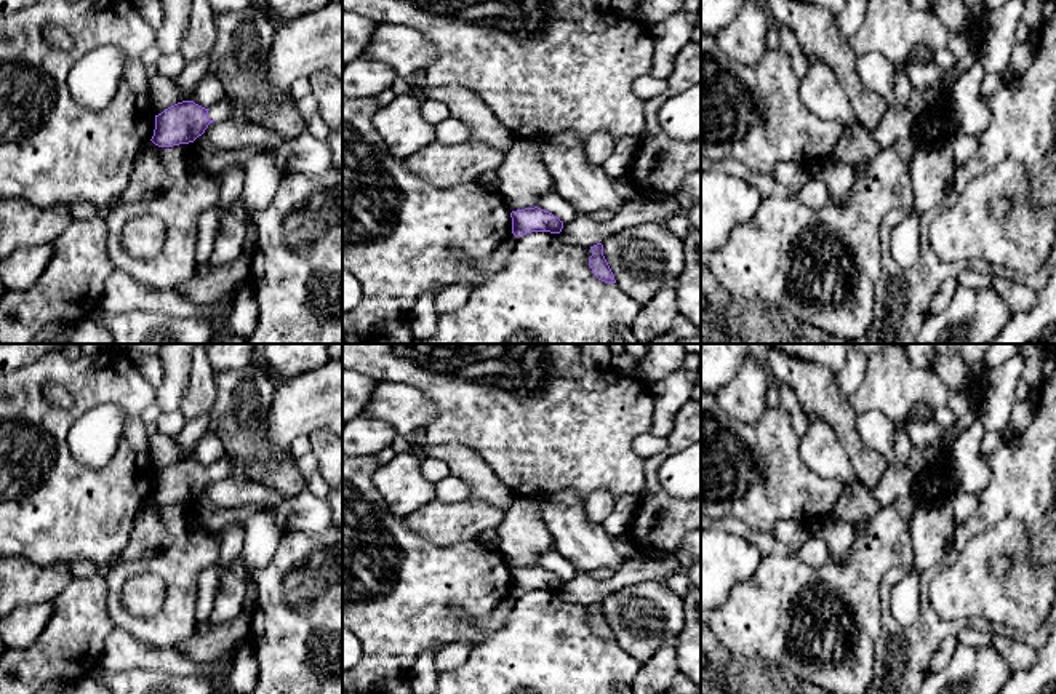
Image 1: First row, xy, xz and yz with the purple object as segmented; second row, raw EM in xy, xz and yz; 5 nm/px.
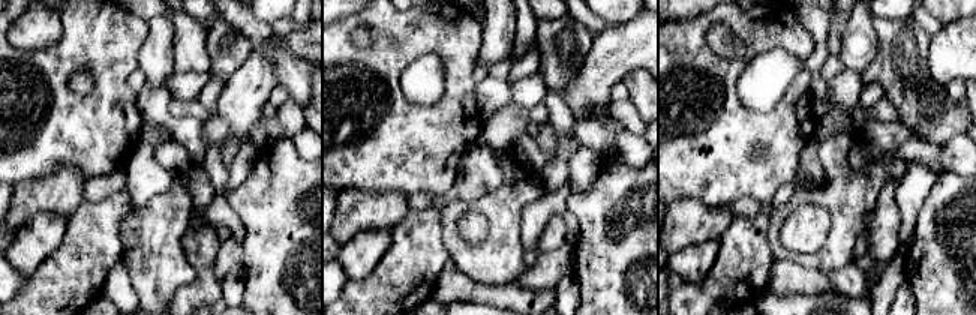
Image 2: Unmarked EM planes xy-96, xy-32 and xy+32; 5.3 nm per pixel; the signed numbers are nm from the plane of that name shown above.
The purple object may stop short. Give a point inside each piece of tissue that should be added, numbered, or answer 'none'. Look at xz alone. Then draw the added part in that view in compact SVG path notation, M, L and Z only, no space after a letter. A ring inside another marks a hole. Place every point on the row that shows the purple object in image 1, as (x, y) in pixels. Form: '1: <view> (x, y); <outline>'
none

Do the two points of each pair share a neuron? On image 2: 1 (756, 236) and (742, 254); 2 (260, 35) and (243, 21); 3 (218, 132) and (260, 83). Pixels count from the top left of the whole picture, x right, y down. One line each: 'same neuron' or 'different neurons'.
1: same neuron
2: same neuron
3: same neuron

